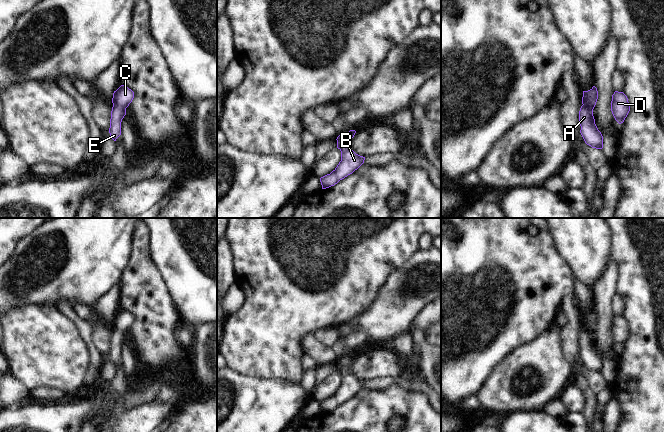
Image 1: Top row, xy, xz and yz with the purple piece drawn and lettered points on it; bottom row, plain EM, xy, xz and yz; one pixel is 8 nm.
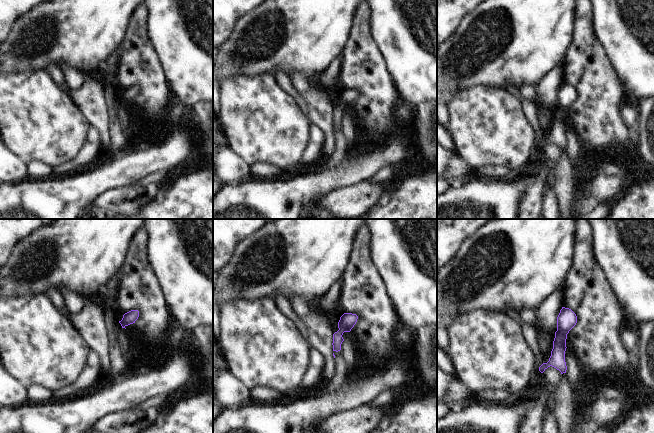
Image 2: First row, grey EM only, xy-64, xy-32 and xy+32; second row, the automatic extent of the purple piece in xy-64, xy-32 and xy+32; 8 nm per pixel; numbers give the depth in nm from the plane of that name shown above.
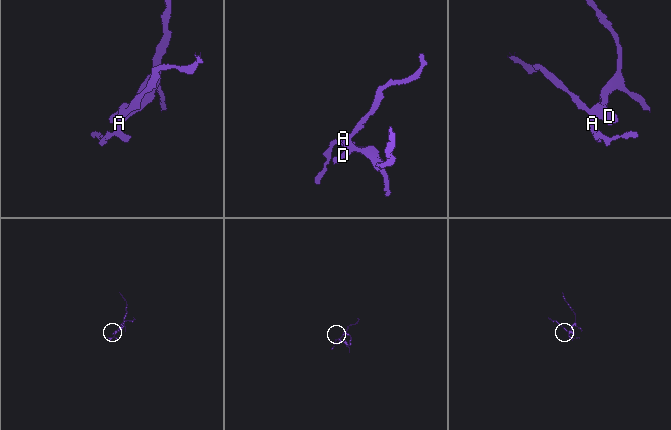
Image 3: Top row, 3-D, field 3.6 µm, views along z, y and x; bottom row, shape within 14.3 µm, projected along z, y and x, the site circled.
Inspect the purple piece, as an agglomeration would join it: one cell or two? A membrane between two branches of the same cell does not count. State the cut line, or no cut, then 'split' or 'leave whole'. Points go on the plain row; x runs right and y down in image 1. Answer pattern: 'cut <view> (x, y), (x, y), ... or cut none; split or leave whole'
cut none; leave whole

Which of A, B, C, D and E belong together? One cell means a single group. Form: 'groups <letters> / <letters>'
groups A B C D E

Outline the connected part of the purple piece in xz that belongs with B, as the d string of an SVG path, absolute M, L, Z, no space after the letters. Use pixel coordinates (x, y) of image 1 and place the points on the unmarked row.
M350 354L337 361L337 372L341 375L341 385L330 398L320 402L322 413L334 410L364 387L365 381L356 378L350 372L350 366L355 357L355 354Z

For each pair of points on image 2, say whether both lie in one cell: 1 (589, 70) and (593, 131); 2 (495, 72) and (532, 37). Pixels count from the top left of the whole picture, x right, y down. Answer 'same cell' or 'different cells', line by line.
1: same cell
2: same cell

